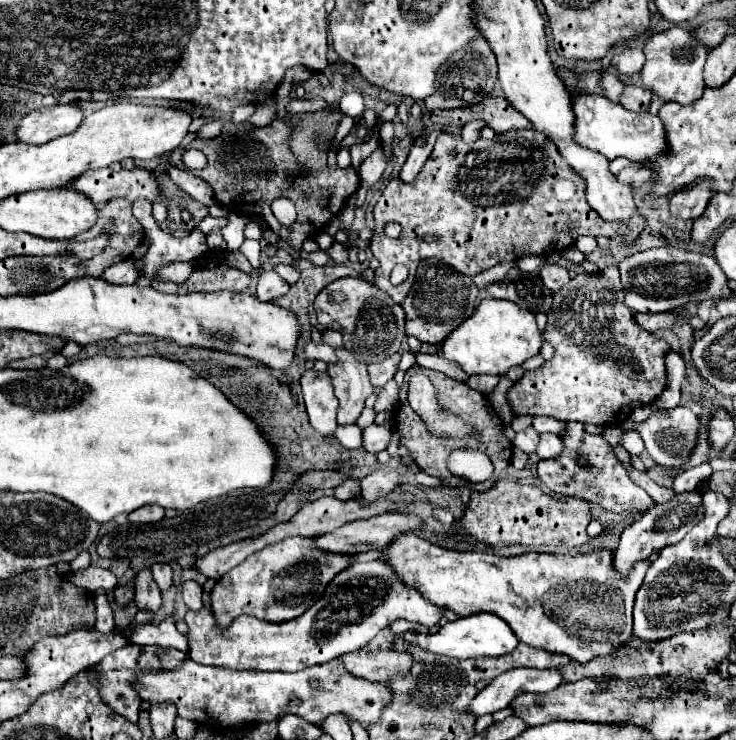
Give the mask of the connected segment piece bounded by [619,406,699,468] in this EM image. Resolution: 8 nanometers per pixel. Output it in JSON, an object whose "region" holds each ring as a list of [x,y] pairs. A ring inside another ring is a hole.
{"region":[[[673,408],[673,410],[657,410],[653,412],[645,422],[633,422],[633,420],[625,420],[625,424],[619,424],[619,428],[623,432],[637,432],[643,442],[645,442],[645,450],[651,454],[651,458],[665,466],[665,468],[677,468],[685,462],[685,458],[691,454],[693,446],[695,446],[695,438],[697,438],[697,428],[699,428],[699,418],[689,410],[689,408]]]}

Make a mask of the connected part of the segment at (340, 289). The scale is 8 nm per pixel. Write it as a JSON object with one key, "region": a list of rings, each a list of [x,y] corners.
{"region":[[[341,278],[323,288],[315,298],[315,314],[319,324],[341,328],[345,350],[353,352],[357,360],[365,364],[383,362],[385,358],[399,352],[405,338],[405,312],[395,304],[387,292],[361,278]]]}

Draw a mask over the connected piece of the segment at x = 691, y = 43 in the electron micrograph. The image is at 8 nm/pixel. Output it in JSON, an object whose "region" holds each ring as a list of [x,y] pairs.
{"region":[[[673,26],[671,30],[665,30],[661,34],[653,34],[645,48],[645,66],[641,68],[641,84],[645,88],[649,88],[655,96],[663,98],[665,102],[677,102],[677,104],[691,104],[695,102],[703,88],[703,66],[705,66],[705,58],[709,54],[709,50],[705,46],[701,46],[699,42],[693,40],[691,32],[679,26]]]}

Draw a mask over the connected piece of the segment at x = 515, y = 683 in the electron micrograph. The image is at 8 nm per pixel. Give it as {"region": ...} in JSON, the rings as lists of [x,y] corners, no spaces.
{"region":[[[517,668],[497,676],[487,688],[483,688],[473,702],[469,704],[469,712],[483,716],[503,710],[511,704],[513,698],[525,692],[551,692],[561,686],[565,678],[557,670],[535,670],[535,668]]]}

